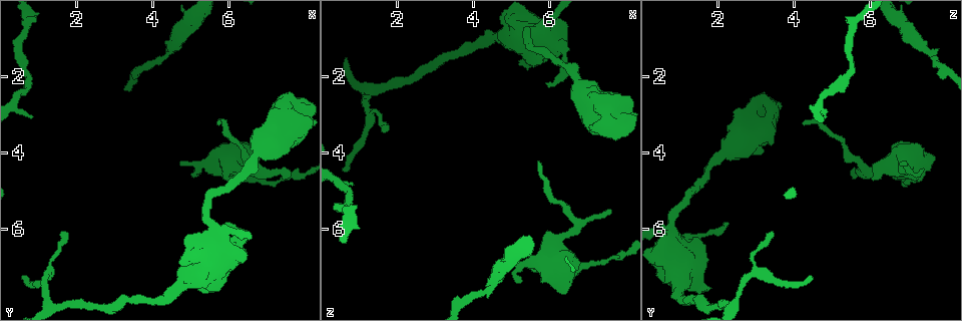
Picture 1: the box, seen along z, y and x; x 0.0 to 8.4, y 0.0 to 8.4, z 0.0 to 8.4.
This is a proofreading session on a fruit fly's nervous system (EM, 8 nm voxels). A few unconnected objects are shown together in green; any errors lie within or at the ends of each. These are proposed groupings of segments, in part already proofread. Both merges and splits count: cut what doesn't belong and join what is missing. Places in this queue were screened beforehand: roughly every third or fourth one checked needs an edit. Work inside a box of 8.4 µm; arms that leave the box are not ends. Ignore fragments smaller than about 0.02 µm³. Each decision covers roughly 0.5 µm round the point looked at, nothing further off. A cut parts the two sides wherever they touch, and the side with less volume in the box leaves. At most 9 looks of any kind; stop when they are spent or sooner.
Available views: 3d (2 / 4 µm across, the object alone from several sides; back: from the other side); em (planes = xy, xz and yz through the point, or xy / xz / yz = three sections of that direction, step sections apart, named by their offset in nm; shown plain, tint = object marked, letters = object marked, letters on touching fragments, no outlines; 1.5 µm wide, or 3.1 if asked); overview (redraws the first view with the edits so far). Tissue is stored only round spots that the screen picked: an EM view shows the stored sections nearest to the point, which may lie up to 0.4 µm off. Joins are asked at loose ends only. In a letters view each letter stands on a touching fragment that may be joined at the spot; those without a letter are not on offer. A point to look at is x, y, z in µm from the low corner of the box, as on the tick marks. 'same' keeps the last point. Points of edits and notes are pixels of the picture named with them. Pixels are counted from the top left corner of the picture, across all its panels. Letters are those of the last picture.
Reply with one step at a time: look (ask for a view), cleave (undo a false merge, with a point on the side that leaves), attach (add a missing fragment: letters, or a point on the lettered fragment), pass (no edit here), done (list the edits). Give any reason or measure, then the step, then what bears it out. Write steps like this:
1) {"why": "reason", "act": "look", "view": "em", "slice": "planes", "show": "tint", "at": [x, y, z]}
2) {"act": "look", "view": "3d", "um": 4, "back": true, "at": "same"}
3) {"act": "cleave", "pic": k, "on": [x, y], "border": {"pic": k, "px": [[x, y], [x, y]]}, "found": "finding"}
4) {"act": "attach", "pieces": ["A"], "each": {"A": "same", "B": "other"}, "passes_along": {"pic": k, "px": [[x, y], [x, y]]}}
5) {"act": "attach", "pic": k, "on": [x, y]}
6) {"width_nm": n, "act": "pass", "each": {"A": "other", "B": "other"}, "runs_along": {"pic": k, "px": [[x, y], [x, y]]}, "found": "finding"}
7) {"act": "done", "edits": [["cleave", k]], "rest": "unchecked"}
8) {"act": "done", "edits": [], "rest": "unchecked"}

{"why": "tapers out", "act": "look", "view": "em", "slice": "xz", "step": 4, "show": "tint", "at": [1.55, 6.10, 3.45]}

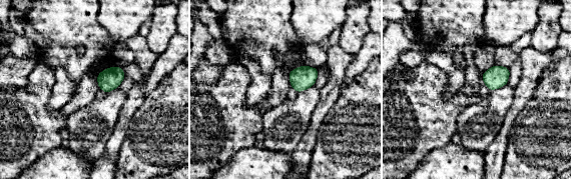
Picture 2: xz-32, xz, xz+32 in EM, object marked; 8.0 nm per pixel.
{"act": "look", "view": "em", "slice": "xz", "step": 4, "show": "letters", "at": "same"}

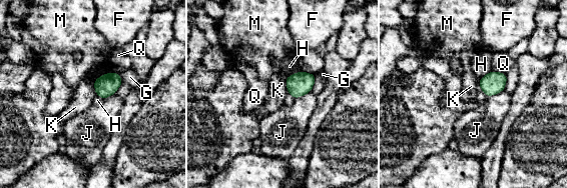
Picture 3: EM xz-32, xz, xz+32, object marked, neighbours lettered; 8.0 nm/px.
{"width_nm": 120, "act": "pass", "each": {"F": "other", "G": "other", "H": "other", "J": "other", "K": "other", "M": "other", "Q": "other"}, "border": {"pic": 3, "px": [[285, 78], [289, 92]]}, "found": "none of them fits"}

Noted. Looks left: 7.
{"why": "an open end", "act": "look", "view": "em", "slice": "yz", "step": 8, "show": "letters", "at": [0.65, 7.20, 4.45]}

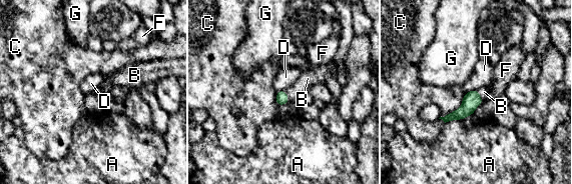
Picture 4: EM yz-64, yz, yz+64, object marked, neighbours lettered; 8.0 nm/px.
{"act": "look", "view": "em", "slice": "planes", "show": "letters", "at": "same"}

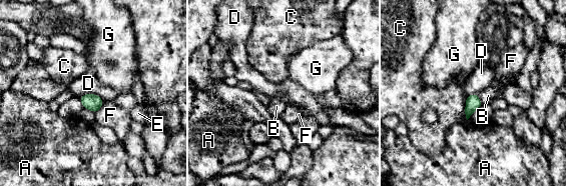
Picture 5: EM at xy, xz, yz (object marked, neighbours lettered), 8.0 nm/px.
{"width_nm": 120, "act": "attach", "pieces": ["B"], "each": {"A": "other", "B": "same", "C": "other", "D": "other", "E": "other", "F": "other", "G": "other"}, "passes_along": {"pic": 5, "px": [[473, 102], [479, 99], [488, 95]]}, "found": "it goes on there"}

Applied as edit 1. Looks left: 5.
{"act": "look", "view": "overview"}

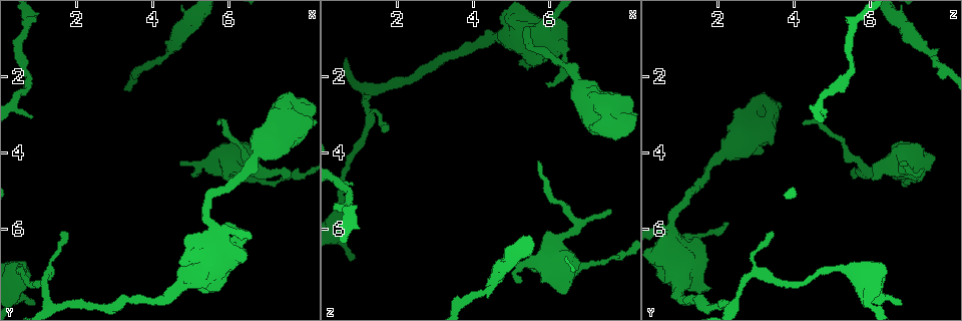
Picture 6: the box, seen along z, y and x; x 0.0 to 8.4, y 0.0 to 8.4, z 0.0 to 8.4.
{"why": "free end", "act": "look", "view": "em", "slice": "xy", "step": 8, "show": "letters", "at": [4.75, 4.25, 7.00]}

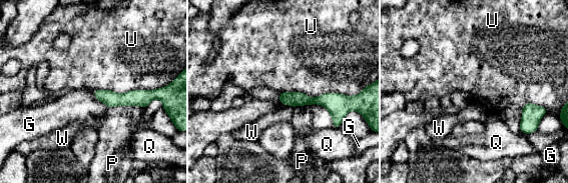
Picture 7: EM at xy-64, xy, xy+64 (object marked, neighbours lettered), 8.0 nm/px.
{"longest_contact_nm": ["U", 600], "act": "pass", "each": {"G": "other", "P": "other", "Q": "other", "U": "other", "W": "other"}, "found": "none of them fits"}

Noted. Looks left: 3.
{"why": "an open end", "act": "look", "view": "3d", "um": 2, "at": [5.70, 3.30, 4.20]}

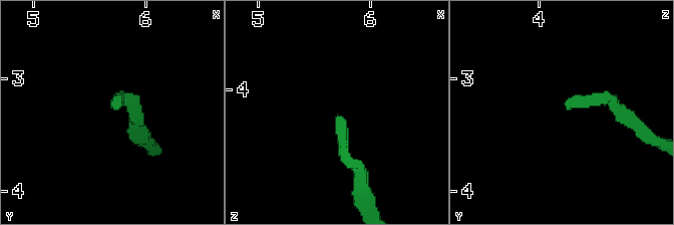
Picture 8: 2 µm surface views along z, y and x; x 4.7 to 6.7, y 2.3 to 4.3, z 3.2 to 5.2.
{"why": "now the EM", "act": "look", "view": "em", "slice": "xz", "step": 4, "show": "letters", "at": [5.68, 3.22, 4.24]}

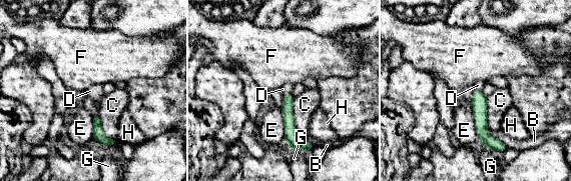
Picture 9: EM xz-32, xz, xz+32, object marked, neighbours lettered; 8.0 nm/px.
{"longest_contact_nm": ["C", 340], "act": "pass", "each": {"B": "other", "C": "other", "D": "other", "E": "other", "F": "other", "G": "other", "H": "other"}, "found": "no lettered fragment goes on from it"}

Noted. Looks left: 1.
{"act": "done", "edits": [["attach", 5]], "rest": "unchecked"}

